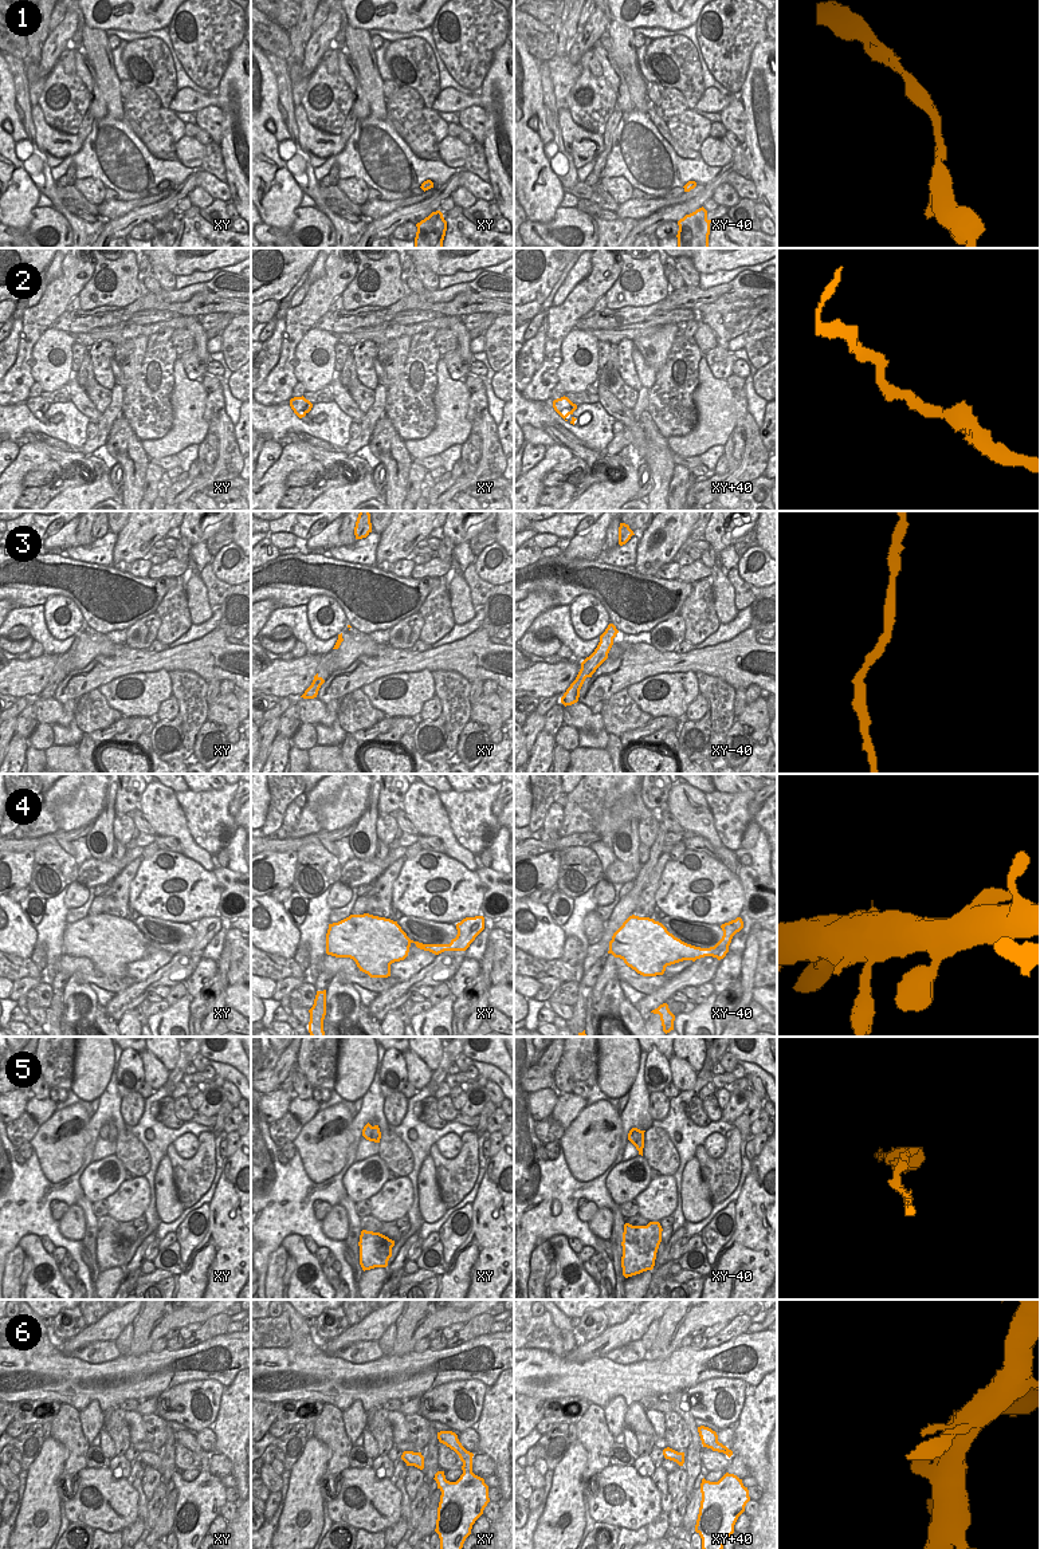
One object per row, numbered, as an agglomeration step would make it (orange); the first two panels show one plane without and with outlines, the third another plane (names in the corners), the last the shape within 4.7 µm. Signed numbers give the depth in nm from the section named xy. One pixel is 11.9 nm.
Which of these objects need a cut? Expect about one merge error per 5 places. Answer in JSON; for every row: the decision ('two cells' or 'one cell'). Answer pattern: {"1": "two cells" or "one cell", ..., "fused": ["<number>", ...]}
{"1": "one cell", "2": "one cell", "3": "one cell", "4": "one cell", "5": "two cells", "6": "one cell", "fused": ["5"]}

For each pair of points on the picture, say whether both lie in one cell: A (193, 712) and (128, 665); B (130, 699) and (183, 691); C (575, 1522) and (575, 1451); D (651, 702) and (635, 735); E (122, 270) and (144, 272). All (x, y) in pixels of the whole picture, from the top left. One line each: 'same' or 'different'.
A: different
B: different
C: same
D: different
E: different

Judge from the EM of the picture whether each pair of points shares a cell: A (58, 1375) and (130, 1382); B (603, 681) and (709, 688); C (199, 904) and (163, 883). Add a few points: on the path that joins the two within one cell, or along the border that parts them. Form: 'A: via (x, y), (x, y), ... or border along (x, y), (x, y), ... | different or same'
A: via (75, 1378), (113, 1379) | same
B: border along (695, 672), (706, 672), (726, 681) | different
C: via (188, 892), (188, 883), (183, 877), (175, 876) | same

